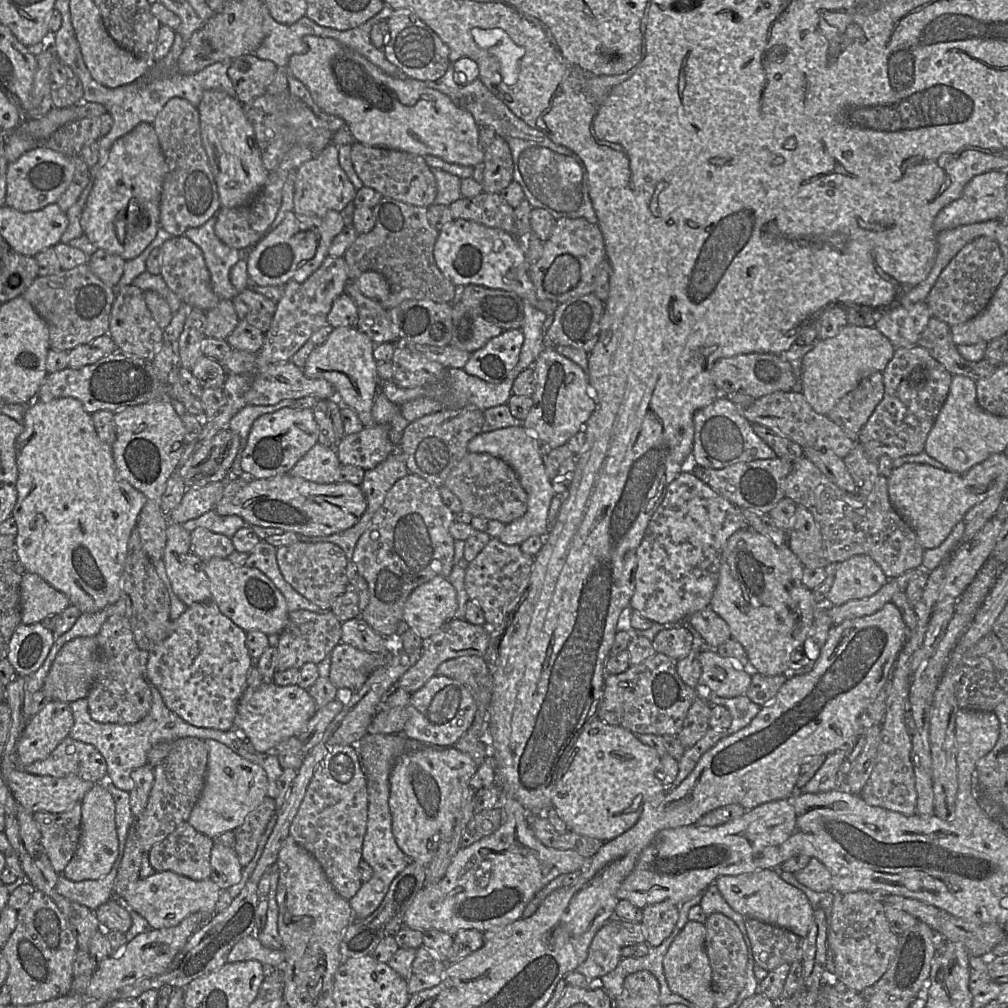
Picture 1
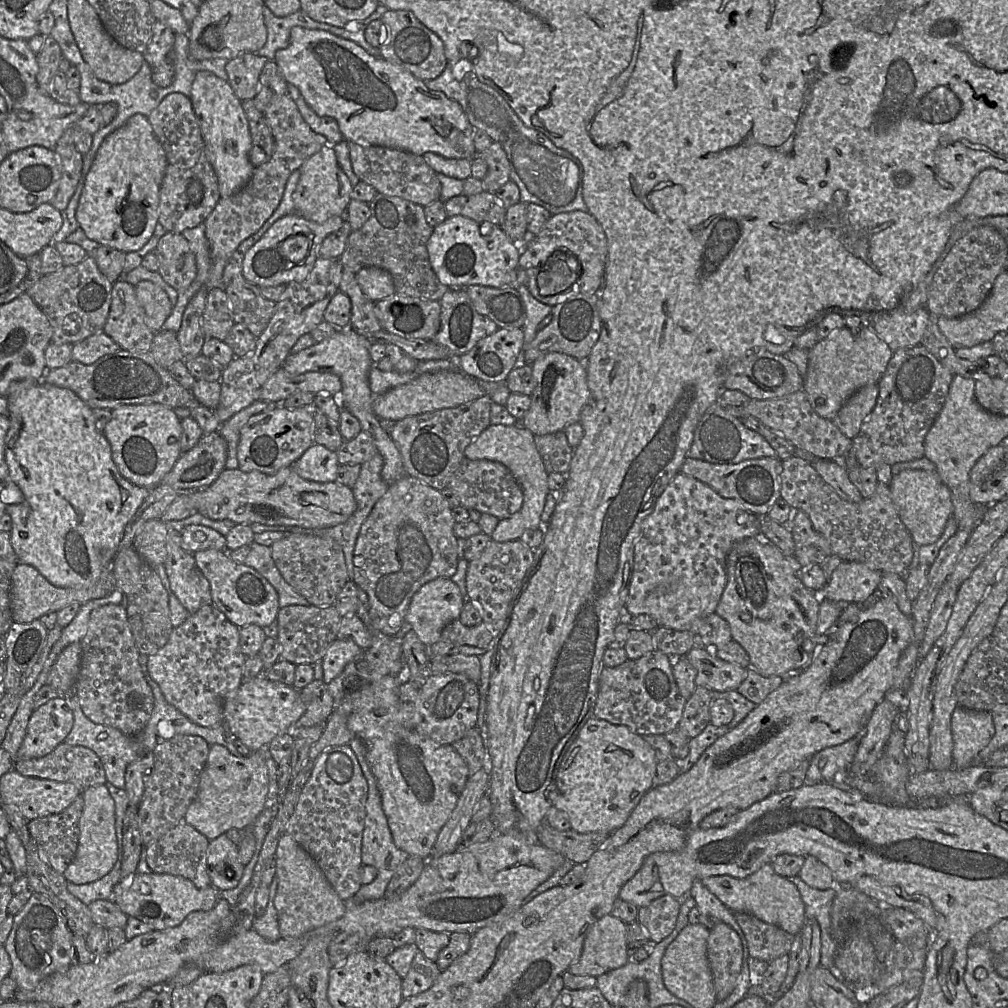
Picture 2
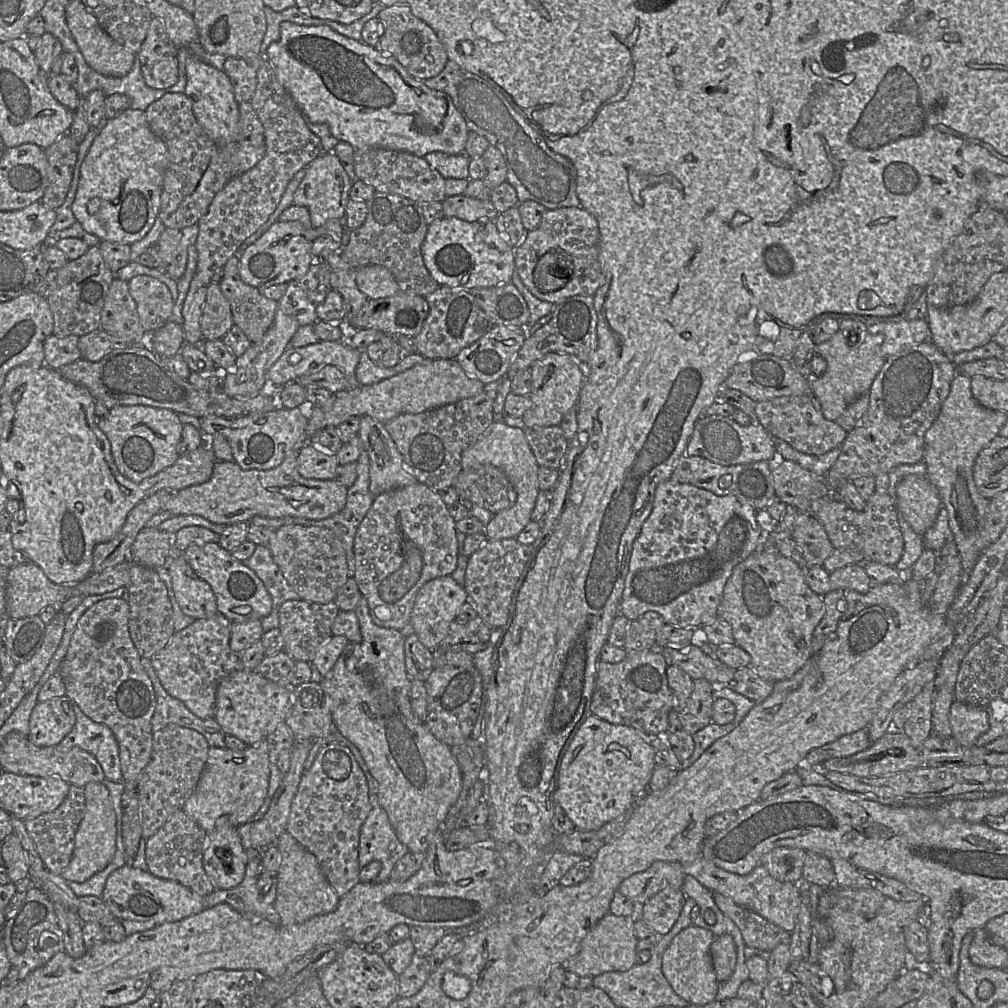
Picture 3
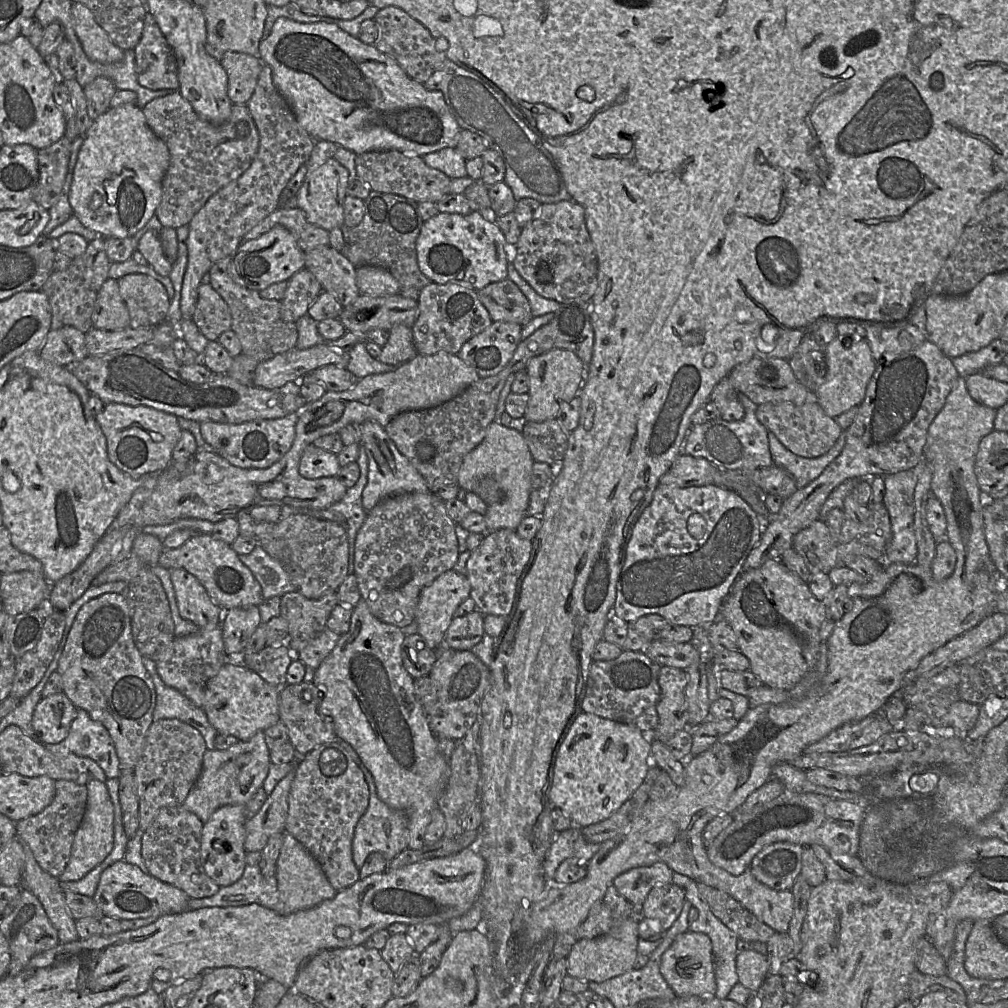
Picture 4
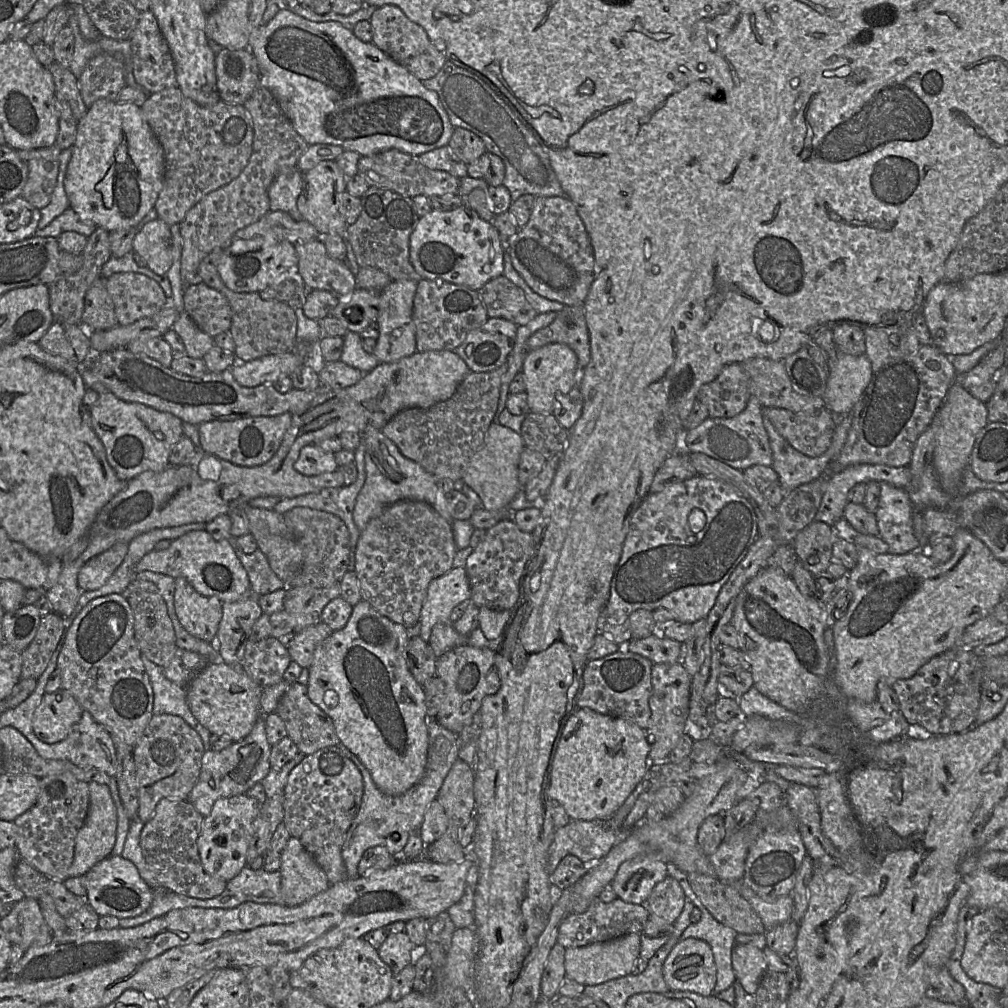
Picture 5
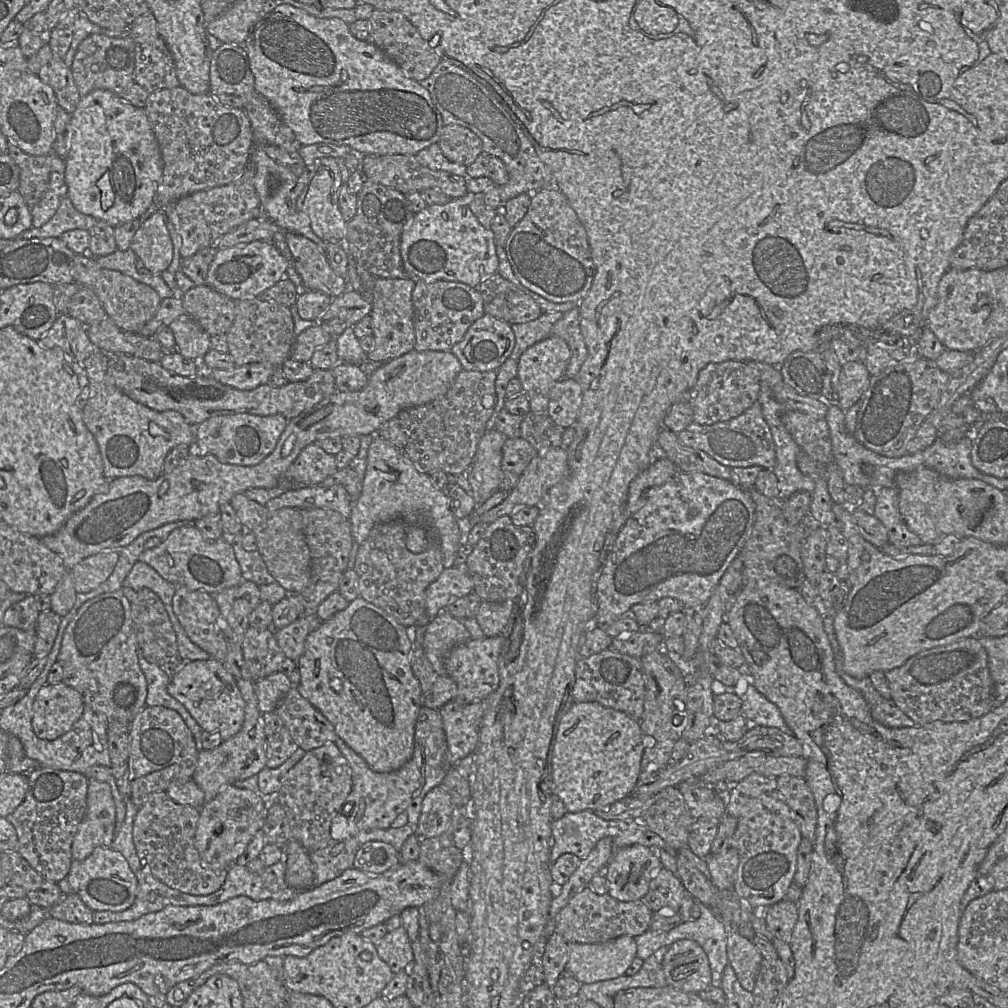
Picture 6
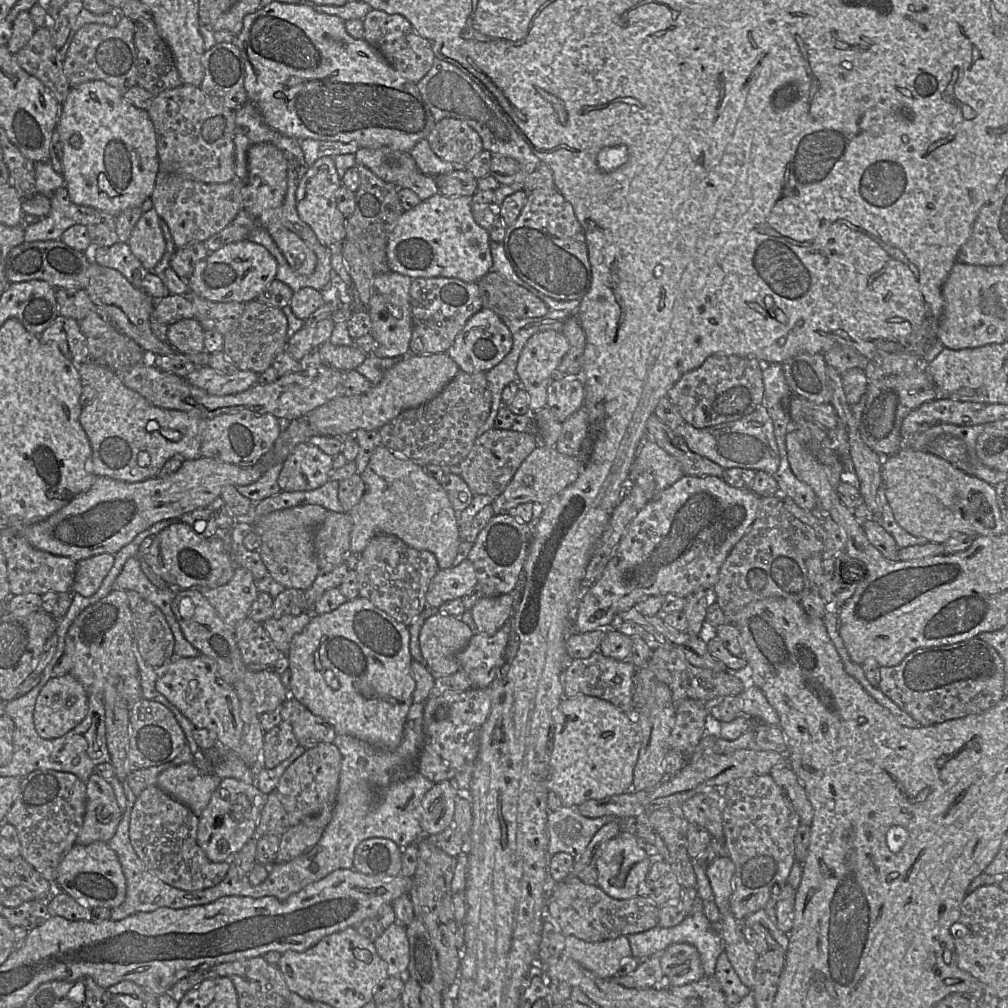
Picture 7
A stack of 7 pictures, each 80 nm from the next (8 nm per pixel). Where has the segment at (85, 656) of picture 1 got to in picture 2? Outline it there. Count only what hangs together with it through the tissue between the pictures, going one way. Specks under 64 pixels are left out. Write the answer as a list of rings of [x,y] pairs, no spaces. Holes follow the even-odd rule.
[[[79,641],[66,646],[57,657],[46,684],[56,690],[59,696],[73,693],[80,669],[82,648]]]

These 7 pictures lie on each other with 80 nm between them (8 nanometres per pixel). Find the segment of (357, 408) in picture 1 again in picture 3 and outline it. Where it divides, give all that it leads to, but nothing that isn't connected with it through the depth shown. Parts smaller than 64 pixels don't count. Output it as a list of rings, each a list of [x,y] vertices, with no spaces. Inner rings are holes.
[[[319,341],[316,344],[293,348],[288,347],[279,359],[273,364],[267,374],[268,388],[284,386],[294,382],[300,376],[314,373],[324,366],[333,365],[340,368],[345,374],[350,388],[356,388],[360,384],[356,377],[356,368],[360,359],[360,350],[343,344],[341,341]],[[363,416],[360,421],[359,436],[370,460],[370,492],[376,497],[416,483],[385,425],[370,416]]]

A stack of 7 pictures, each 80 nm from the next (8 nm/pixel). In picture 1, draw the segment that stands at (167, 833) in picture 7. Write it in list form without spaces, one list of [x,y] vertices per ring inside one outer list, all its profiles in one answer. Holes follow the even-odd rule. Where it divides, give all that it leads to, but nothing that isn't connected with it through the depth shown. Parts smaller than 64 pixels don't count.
[[[185,822],[153,846],[147,855],[155,872],[171,871],[193,881],[202,881],[210,878],[213,845],[213,839]]]

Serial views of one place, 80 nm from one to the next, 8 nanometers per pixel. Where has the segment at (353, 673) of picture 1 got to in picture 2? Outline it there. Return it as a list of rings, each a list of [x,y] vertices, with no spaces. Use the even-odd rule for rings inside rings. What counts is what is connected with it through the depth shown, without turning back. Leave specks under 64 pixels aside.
[[[335,639],[321,660],[323,668],[323,681],[329,684],[342,673],[345,666],[356,660],[363,650],[352,640]]]

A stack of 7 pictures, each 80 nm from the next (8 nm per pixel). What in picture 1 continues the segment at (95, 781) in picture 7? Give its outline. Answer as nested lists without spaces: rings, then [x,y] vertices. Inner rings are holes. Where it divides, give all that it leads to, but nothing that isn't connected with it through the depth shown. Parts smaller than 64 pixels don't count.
[[[95,783],[82,799],[78,848],[64,869],[63,875],[72,882],[98,880],[110,873],[117,857],[118,837],[115,825],[115,802],[103,783]]]

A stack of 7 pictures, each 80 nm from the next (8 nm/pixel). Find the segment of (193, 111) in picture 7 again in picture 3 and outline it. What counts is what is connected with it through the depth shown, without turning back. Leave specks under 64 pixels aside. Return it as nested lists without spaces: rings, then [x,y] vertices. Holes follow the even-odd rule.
[[[168,93],[145,110],[153,133],[166,145],[168,163],[164,174],[158,218],[167,228],[181,230],[196,224],[224,186],[255,166],[265,155],[263,125],[250,101],[239,103],[237,140],[218,147],[204,132],[184,93]]]

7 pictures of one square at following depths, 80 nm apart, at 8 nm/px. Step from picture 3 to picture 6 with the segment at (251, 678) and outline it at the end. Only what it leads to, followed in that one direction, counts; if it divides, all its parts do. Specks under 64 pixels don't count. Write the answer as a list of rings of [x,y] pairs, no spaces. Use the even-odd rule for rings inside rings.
[[[214,659],[190,660],[171,676],[168,693],[179,701],[207,732],[218,732],[223,741],[236,735],[244,722],[245,703],[232,675]]]

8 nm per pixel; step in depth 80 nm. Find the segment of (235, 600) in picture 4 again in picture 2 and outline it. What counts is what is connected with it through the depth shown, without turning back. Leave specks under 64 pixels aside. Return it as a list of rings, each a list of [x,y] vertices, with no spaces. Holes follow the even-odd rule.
[[[206,549],[192,554],[198,568],[210,584],[213,604],[238,628],[256,624],[265,627],[274,622],[280,609],[273,586],[255,569],[234,562],[227,551]]]

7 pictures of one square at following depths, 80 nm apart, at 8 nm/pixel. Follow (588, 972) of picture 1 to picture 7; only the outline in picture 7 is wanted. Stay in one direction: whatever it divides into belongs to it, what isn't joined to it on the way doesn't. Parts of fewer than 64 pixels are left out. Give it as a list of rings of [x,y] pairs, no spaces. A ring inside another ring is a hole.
[[[566,936],[564,954],[601,978],[615,977],[621,964],[633,957],[626,936],[599,942]]]

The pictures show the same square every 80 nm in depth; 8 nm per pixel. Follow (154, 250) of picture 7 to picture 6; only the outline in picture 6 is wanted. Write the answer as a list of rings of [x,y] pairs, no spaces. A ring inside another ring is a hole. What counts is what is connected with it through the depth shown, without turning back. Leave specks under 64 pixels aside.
[[[163,211],[153,213],[132,238],[130,248],[154,274],[165,271],[173,259],[173,243]]]

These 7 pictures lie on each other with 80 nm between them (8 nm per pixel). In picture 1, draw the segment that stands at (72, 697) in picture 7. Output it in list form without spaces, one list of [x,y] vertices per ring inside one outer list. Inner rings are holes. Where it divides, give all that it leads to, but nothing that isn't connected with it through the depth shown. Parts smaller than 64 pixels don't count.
[[[51,700],[28,719],[17,746],[21,767],[46,759],[66,738],[74,724],[70,703]]]

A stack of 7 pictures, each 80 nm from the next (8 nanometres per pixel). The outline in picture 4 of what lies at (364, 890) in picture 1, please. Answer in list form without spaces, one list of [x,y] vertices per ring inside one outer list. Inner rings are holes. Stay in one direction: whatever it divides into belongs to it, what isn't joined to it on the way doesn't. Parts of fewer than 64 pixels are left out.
[[[338,739],[338,742],[350,754],[353,761],[360,767],[369,787],[369,804],[367,810],[361,816],[355,827],[352,841],[352,857],[355,866],[360,869],[367,857],[373,852],[381,853],[387,862],[390,863],[399,853],[405,849],[408,849],[407,815],[401,810],[396,810],[389,807],[380,800],[376,793],[374,778],[370,771],[363,764],[357,752],[349,743],[343,741],[342,739]]]

